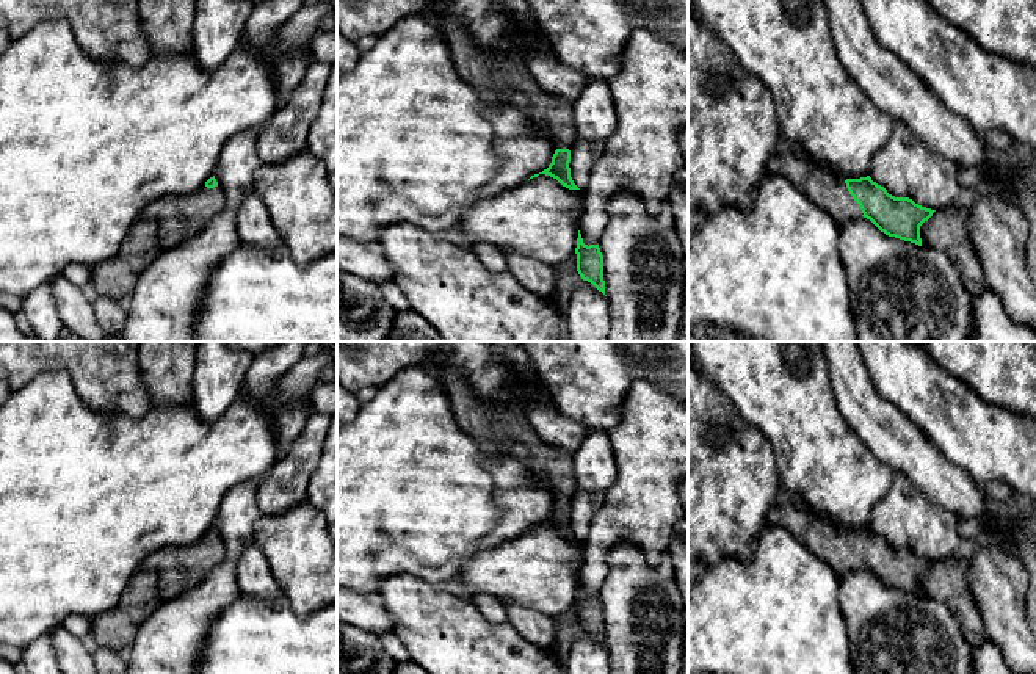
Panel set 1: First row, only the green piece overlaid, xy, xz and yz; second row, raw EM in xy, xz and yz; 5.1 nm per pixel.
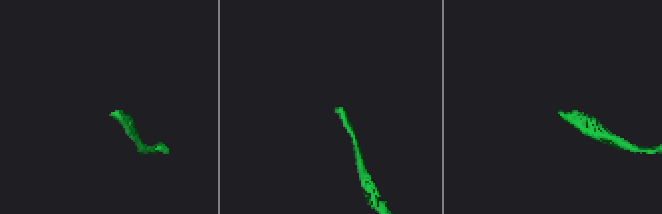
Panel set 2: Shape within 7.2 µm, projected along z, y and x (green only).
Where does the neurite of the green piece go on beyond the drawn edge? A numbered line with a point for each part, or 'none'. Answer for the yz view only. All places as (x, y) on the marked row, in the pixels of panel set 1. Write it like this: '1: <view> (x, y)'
1: yz (825, 188)

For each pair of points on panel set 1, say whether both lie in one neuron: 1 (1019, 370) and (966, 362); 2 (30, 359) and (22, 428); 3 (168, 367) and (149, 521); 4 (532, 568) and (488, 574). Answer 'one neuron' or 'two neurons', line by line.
1: one neuron
2: two neurons
3: two neurons
4: one neuron

